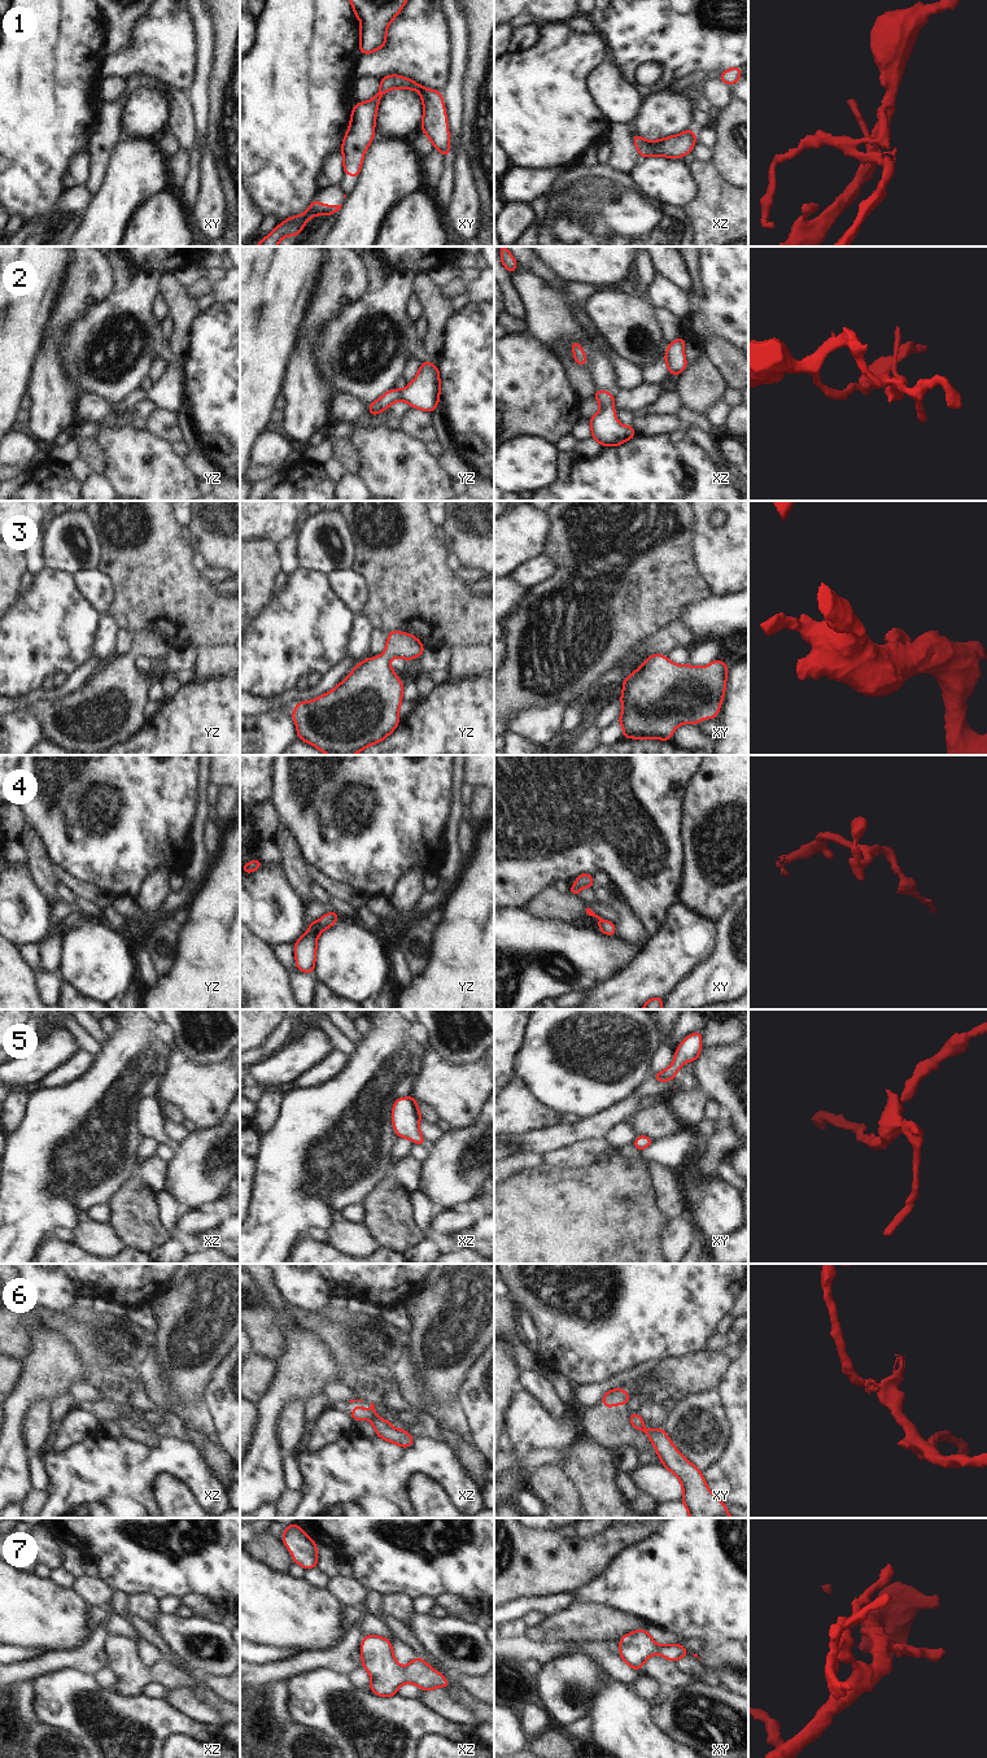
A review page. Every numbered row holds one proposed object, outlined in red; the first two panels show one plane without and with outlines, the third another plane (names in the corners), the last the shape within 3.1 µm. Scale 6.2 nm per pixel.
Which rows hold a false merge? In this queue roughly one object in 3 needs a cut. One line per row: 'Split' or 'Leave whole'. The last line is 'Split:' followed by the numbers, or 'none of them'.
1: Leave whole
2: Leave whole
3: Leave whole
4: Leave whole
5: Leave whole
6: Split
7: Leave whole
Split: 6

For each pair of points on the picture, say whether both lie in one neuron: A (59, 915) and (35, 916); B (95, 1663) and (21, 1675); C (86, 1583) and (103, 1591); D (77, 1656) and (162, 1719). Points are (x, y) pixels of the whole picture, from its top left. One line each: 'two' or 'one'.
A: two
B: one
C: one
D: two

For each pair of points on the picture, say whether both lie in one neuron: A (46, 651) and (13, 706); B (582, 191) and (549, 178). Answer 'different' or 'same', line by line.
A: different
B: different

